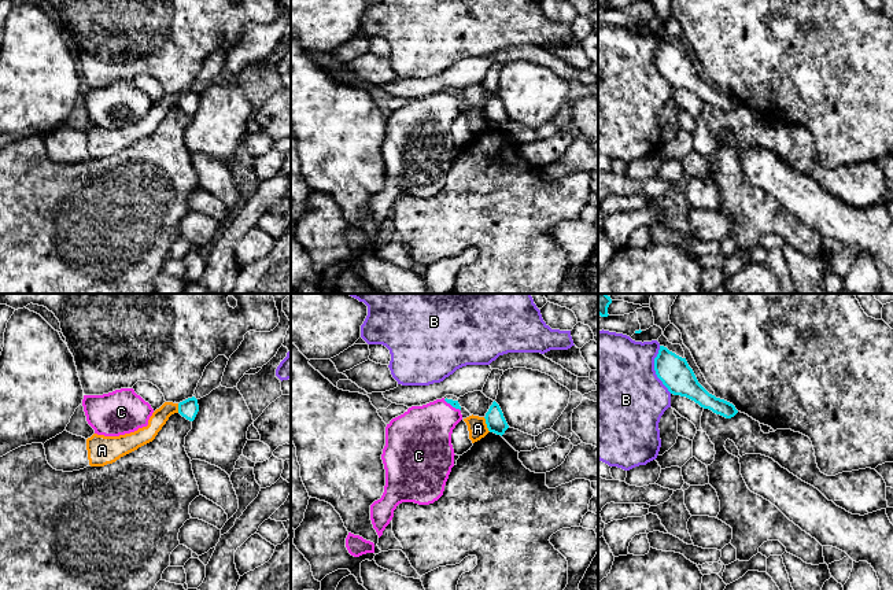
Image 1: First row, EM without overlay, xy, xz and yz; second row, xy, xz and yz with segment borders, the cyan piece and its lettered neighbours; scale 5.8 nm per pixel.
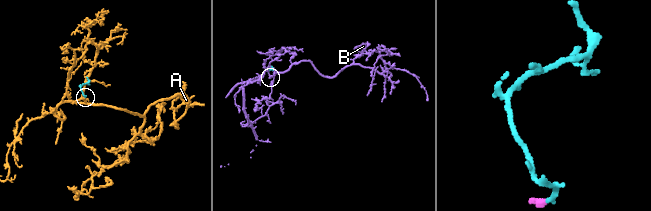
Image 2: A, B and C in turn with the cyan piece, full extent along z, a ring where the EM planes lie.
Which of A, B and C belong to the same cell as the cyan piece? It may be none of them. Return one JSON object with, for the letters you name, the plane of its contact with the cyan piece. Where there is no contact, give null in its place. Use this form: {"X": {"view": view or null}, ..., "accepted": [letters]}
{"C": {"view": "xz"}, "accepted": ["C"]}

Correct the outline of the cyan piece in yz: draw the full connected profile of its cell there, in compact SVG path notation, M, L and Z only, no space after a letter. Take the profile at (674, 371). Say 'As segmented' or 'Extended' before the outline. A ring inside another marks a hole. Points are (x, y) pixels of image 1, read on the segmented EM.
As segmented. M660 346L654 358L654 370L671 394L686 397L701 408L726 418L731 418L738 413L733 403L716 398L698 383L686 358L676 355L664 346Z

